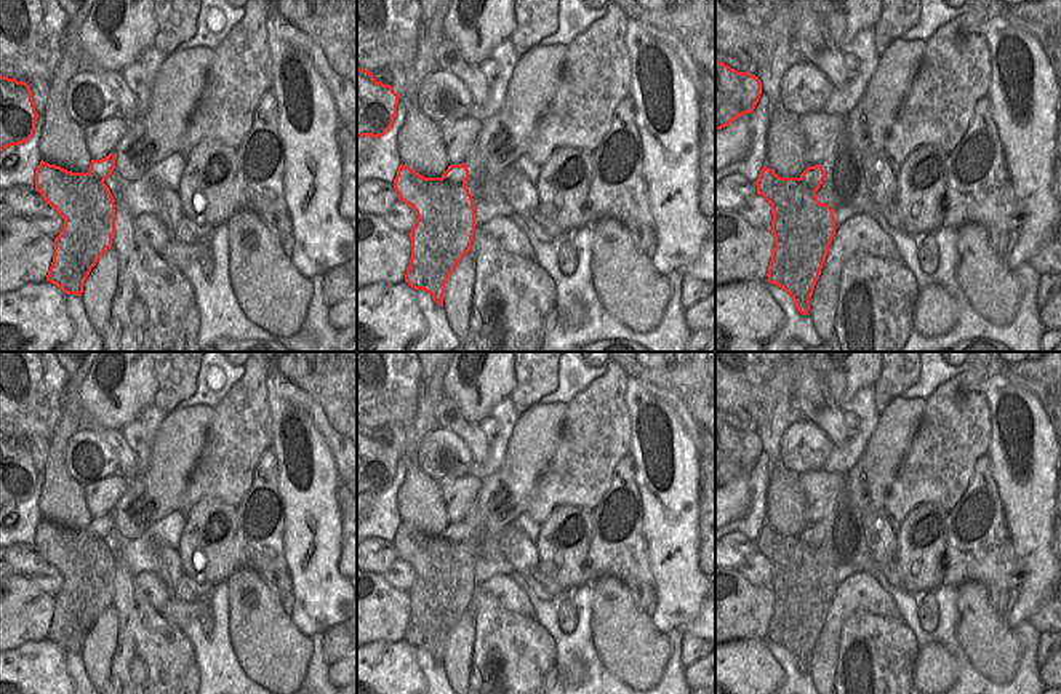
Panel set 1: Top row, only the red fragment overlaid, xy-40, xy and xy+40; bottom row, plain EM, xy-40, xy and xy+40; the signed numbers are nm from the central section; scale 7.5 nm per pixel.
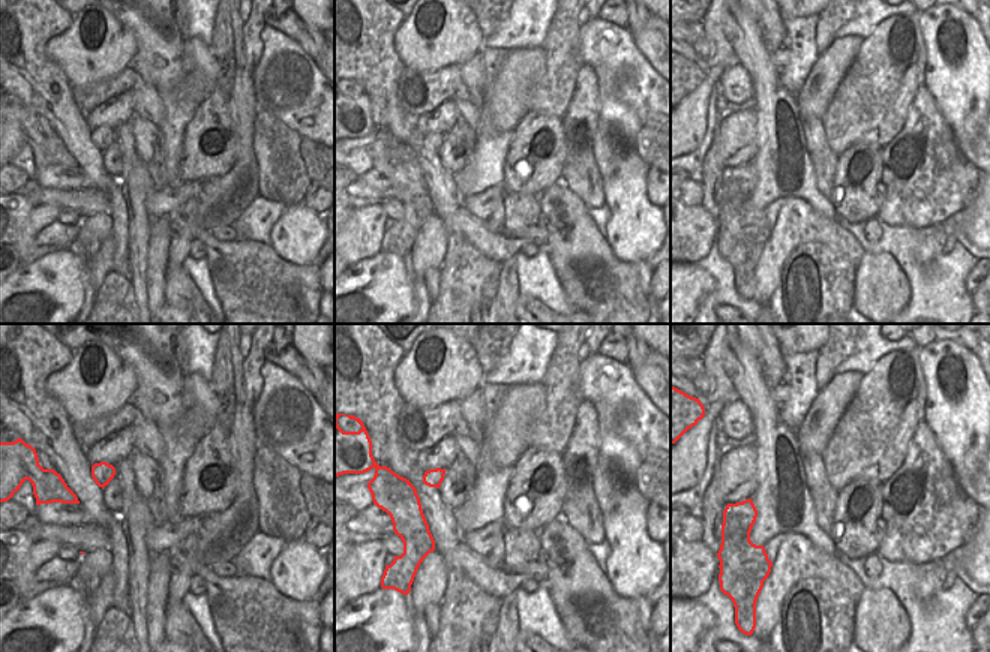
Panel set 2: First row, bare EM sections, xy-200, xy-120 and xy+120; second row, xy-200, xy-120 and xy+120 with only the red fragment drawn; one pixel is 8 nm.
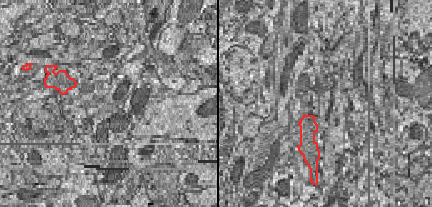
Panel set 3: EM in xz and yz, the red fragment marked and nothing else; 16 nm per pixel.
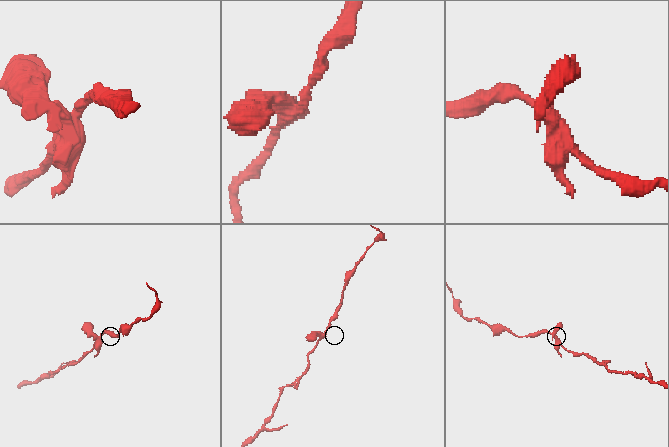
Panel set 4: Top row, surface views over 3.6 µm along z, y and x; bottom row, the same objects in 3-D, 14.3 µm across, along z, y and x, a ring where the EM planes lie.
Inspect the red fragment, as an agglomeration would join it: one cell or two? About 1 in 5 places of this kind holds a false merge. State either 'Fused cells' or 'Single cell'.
Fused cells.

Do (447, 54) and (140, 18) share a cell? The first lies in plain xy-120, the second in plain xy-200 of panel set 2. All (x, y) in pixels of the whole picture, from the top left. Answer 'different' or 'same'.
different

